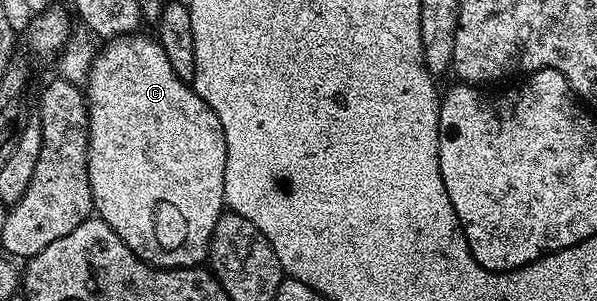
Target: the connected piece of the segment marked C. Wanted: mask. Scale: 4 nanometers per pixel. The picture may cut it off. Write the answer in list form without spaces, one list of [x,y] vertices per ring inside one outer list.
[[[142,33],[119,36],[108,40],[93,56],[93,64],[89,70],[87,84],[87,102],[89,104],[89,184],[93,194],[94,212],[145,263],[152,267],[200,267],[206,262],[209,253],[209,242],[213,236],[215,225],[221,220],[225,206],[225,166],[227,165],[227,141],[223,137],[223,125],[219,125],[219,117],[193,91],[190,84],[185,83],[171,69],[171,61],[167,61],[167,53],[163,53],[156,38],[149,39]]]

